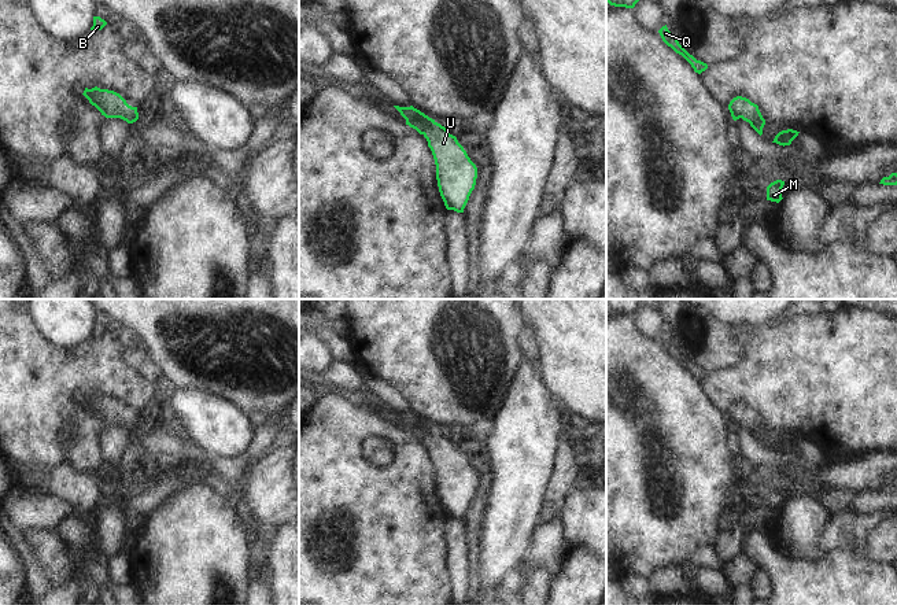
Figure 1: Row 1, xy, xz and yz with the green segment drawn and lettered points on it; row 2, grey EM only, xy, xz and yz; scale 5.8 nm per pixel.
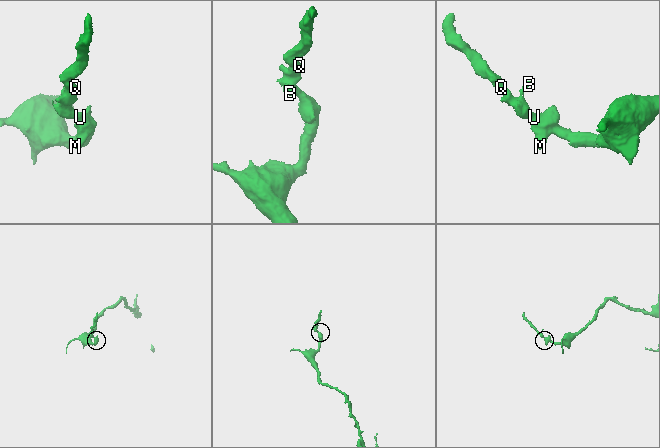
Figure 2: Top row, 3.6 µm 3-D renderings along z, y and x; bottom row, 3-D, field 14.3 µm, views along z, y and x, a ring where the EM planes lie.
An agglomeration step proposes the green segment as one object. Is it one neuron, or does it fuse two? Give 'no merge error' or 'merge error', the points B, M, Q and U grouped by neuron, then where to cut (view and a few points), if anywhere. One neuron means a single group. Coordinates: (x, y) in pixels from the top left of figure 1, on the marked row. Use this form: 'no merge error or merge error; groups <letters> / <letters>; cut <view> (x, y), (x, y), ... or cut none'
no merge error; groups B M Q U; cut none

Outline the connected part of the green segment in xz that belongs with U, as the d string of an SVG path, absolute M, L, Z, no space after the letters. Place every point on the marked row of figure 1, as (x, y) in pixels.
M394 106L406 119L406 125L422 134L432 151L436 180L447 210L464 213L476 185L477 167L468 156L457 137L420 110Z

